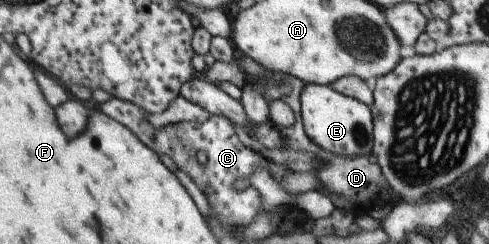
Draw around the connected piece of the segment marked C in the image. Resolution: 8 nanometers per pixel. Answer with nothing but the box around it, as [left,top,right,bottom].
[101,98,290,228]

